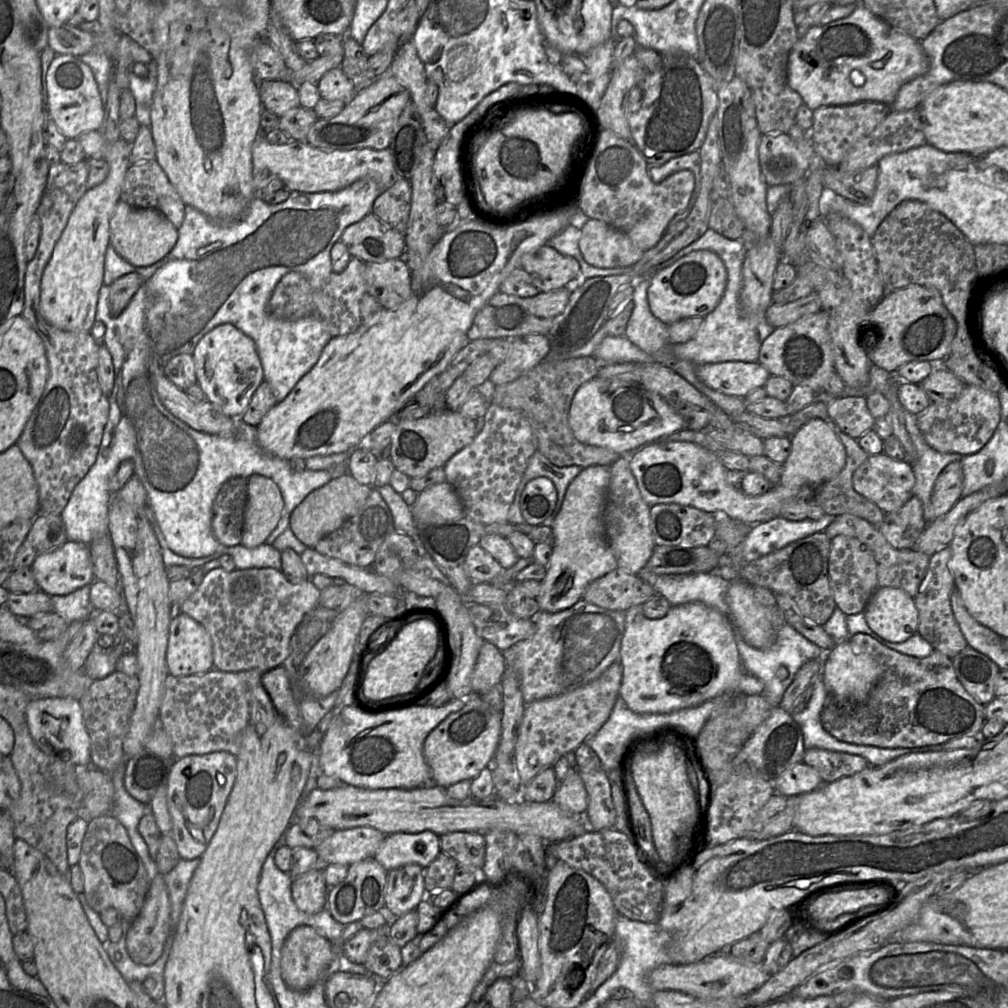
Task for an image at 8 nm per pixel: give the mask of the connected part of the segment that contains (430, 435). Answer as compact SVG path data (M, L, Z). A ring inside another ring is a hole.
M459 411L452 413L430 412L418 419L396 421L391 436L390 459L395 468L410 478L420 478L431 470L444 467L458 451L471 444L477 435L476 420L463 416Z

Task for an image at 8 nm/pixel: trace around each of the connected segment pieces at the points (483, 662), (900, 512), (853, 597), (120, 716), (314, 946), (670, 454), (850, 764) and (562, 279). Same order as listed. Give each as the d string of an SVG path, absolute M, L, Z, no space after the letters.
M485 641L472 675L472 692L485 694L493 687L500 686L505 670L504 653L494 644Z
M913 495L898 510L885 513L878 529L892 547L913 549L927 525L922 502Z
M837 535L831 539L829 575L835 603L846 615L864 612L879 587L875 557L872 551L855 537Z
M114 671L104 678L94 680L79 699L91 742L91 763L97 769L111 773L129 759L125 758L122 744L135 709L138 690L139 680L136 675Z
M301 925L287 936L281 949L281 975L295 991L306 991L318 982L333 960L331 943L312 927Z
M812 419L802 426L791 437L791 444L779 483L759 496L747 495L739 486L729 483L726 468L718 456L694 443L656 441L645 445L630 456L630 469L643 500L650 507L676 503L709 513L723 511L736 521L754 525L780 516L783 506L796 498L811 500L815 489L835 478L845 465L845 448L822 419Z
M820 748L806 749L803 762L818 771L824 784L870 767L869 762L862 756Z
M547 245L524 254L520 267L530 274L531 283L540 292L565 287L580 272L580 265L575 258Z

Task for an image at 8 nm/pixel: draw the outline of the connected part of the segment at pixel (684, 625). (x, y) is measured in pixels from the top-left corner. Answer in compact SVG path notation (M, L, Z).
M700 602L672 606L660 619L647 618L642 605L630 607L625 611L619 662L622 666L619 695L637 713L669 713L699 705L723 693L762 694L764 691L763 682L743 668L732 618Z

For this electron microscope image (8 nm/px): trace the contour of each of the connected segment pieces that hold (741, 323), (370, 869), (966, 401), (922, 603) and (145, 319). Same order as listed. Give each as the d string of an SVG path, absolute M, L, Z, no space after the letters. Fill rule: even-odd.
M708 228L696 241L678 251L670 259L655 266L654 273L659 272L683 256L697 250L709 250L721 258L727 271L727 285L719 304L703 318L703 322L696 335L686 343L675 345L669 343L668 325L658 320L649 308L647 291L651 277L639 277L636 282L630 283L634 287L632 294L634 307L626 325L624 336L605 337L593 351L592 357L597 361L598 369L607 364L618 363L659 363L664 365L684 378L728 416L738 416L745 412L744 399L724 395L706 386L697 378L695 365L729 361L758 362L761 345L775 328L768 324L765 313L746 313L741 308L742 267L746 249L740 239L728 239L711 228Z
M374 857L348 866L346 877L339 884L329 887L326 908L332 917L343 925L360 921L364 916L385 907L388 871Z
M966 385L957 398L931 403L917 415L917 425L928 445L934 450L942 453L970 455L978 452L989 441L1000 422L1000 415L1001 405L997 393L978 386Z
M947 546L943 550L930 556L926 576L914 600L919 613L917 633L934 648L934 651L954 658L962 652L968 644L954 617L951 607L951 595L955 589L955 581L949 569L951 555L951 548Z
M365 177L335 192L294 191L286 201L277 205L269 205L259 197L254 197L244 216L236 222L227 224L215 222L197 209L186 206L183 223L178 229L176 245L166 257L147 267L131 265L117 254L111 244L108 246L104 264L104 285L99 291L97 303L96 324L104 326L101 342L112 356L115 384L109 396L109 417L96 462L76 485L60 514L69 541L89 546L98 536L110 534L108 512L112 495L108 489L108 482L122 461L131 460L134 464L134 476L139 478L147 493L146 507L151 511L172 552L186 558L202 558L221 553L233 558L236 569L270 567L282 571L281 552L272 545L274 540L289 527L291 513L303 499L333 479L328 469L340 463L347 463L351 451L308 457L305 459L306 469L295 471L291 468L289 460L265 453L258 444L254 426L239 418L236 421L237 432L234 436L198 431L176 418L165 408L158 396L155 386L156 376L164 374L164 367L173 356L182 353L193 354L199 340L211 329L219 324L231 323L254 340L263 367L264 379L272 386L277 402L282 401L300 378L315 365L332 336L321 321L312 316L296 320L271 316L267 311L271 293L280 279L289 272L303 275L314 289L322 288L332 273L330 252L333 245L340 240L348 226L359 222L372 212L373 203L382 192L376 181ZM129 273L140 274L145 283L124 311L117 318L113 318L110 314L109 286ZM254 474L270 478L279 487L284 501L281 518L265 543L254 548L246 548L241 544L226 546L212 533L214 500L222 484L229 478L240 476L248 479Z

